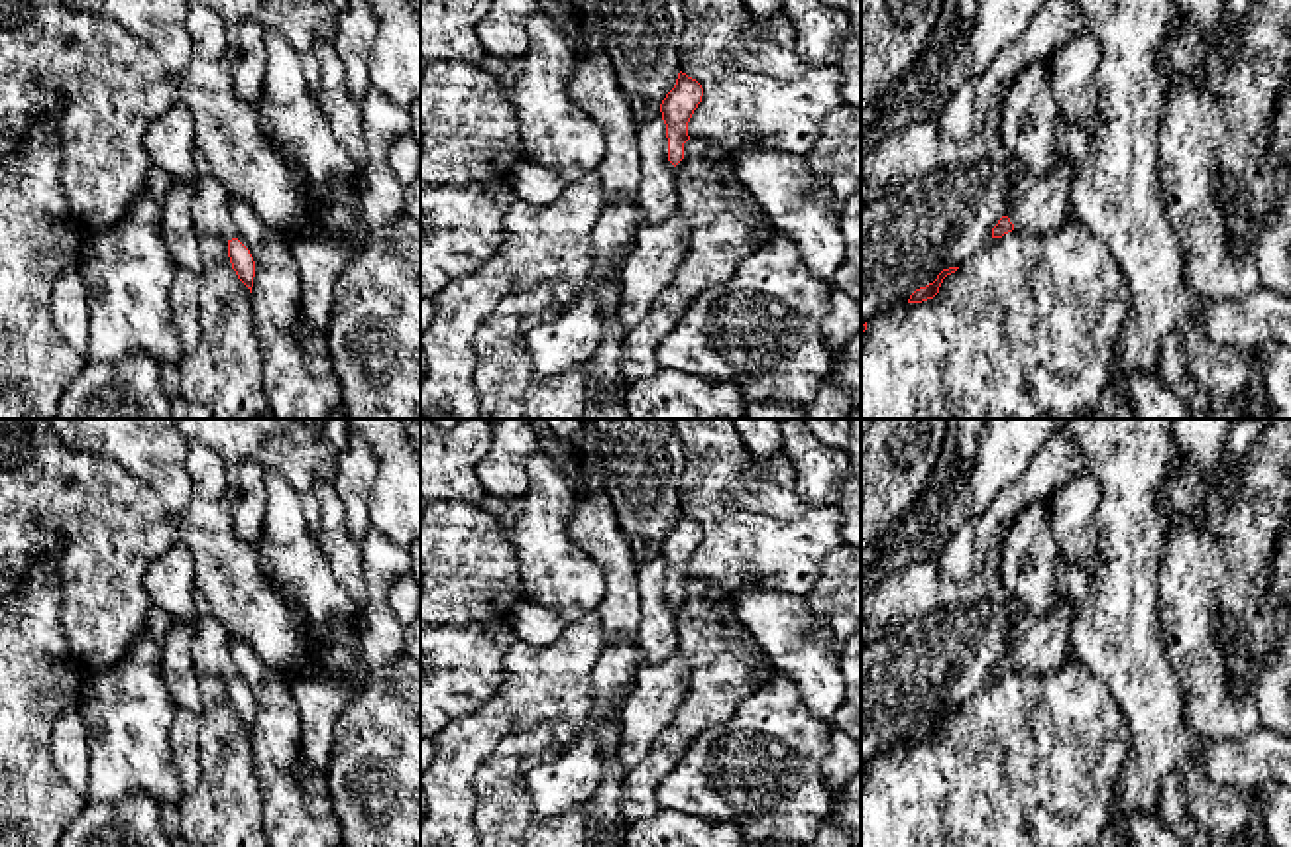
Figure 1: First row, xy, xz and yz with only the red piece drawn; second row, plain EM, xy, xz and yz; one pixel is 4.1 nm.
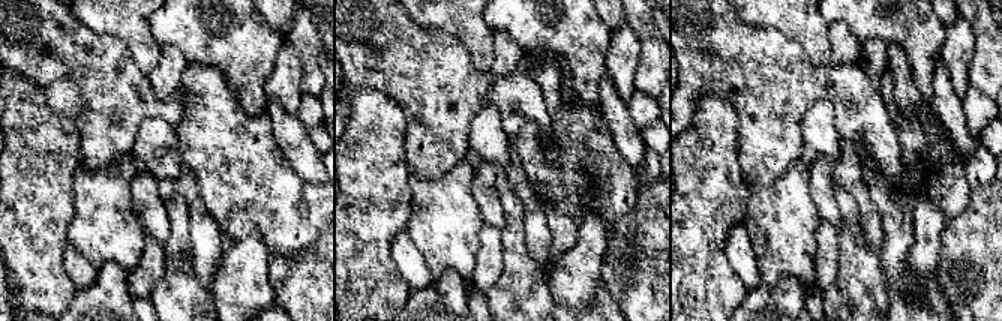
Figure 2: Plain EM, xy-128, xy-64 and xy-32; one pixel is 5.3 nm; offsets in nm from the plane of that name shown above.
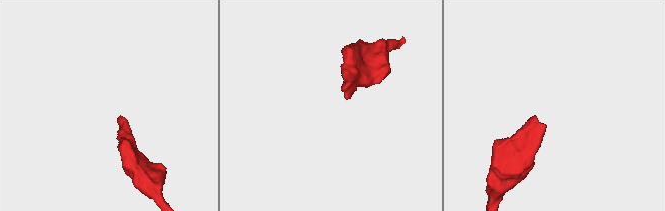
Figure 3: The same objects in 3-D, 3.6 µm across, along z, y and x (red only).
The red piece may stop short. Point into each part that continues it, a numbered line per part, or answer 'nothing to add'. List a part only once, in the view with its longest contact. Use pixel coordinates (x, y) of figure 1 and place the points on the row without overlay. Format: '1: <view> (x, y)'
1: yz (1040, 645)

